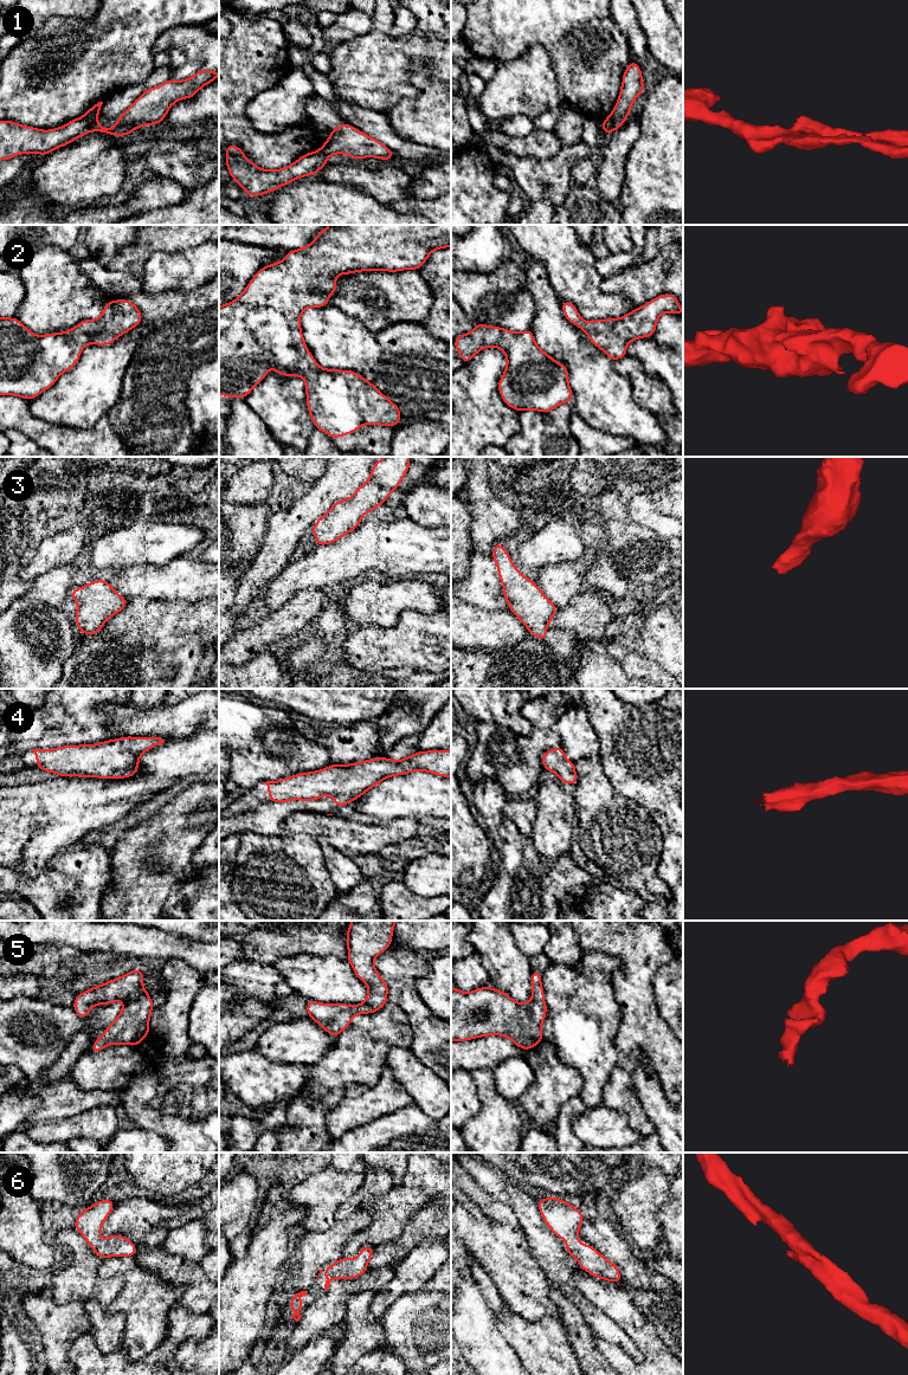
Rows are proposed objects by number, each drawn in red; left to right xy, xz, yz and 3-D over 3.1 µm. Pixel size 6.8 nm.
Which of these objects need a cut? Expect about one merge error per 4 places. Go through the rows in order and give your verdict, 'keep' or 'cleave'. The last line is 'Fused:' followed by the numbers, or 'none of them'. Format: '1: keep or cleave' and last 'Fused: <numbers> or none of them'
1: cleave
2: keep
3: keep
4: keep
5: keep
6: keep
Fused: 1

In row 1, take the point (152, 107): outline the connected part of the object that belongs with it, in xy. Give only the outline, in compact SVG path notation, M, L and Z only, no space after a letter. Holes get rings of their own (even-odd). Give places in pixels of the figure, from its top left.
M200 69L185 80L169 78L159 86L147 89L133 105L115 118L120 124L103 128L97 117L92 120L91 130L101 134L124 136L142 125L155 125L166 120L169 108L178 101L192 98L197 92L219 77L218 71Z

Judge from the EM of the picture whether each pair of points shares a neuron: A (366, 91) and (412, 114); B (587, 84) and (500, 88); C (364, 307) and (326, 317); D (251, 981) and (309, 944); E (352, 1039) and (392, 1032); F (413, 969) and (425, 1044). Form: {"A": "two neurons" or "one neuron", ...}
{"A": "two neurons", "B": "two neurons", "C": "two neurons", "D": "one neuron", "E": "one neuron", "F": "one neuron"}

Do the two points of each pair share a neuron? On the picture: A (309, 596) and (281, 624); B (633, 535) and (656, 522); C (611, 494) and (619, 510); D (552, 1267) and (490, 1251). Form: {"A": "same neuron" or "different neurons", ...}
{"A": "same neuron", "B": "different neurons", "C": "same neuron", "D": "different neurons"}

